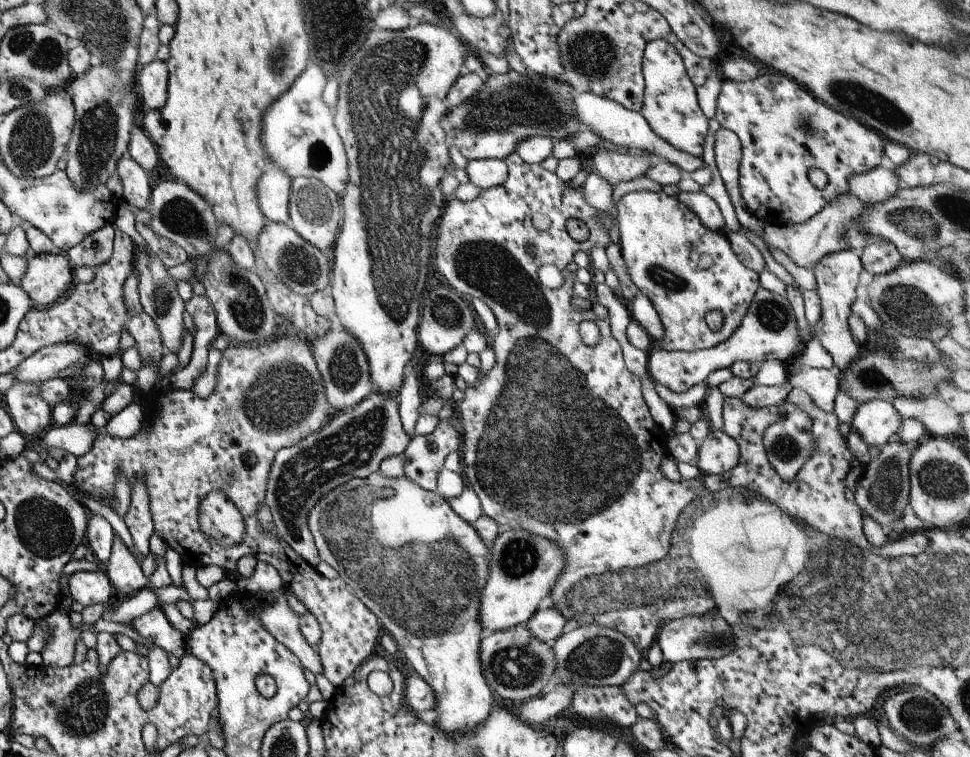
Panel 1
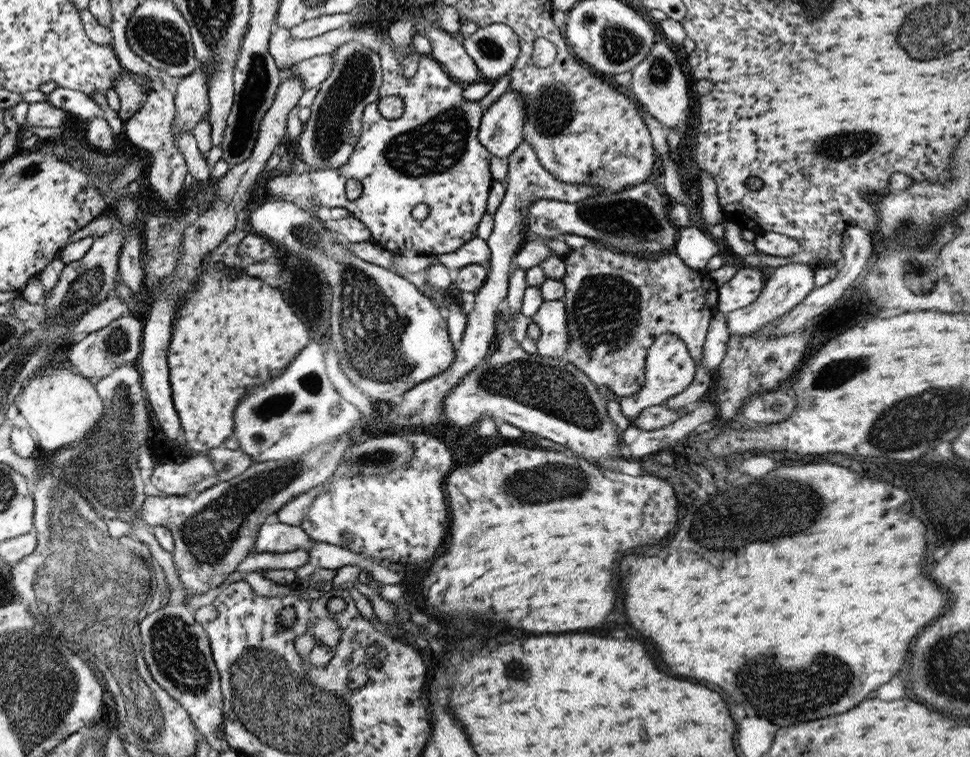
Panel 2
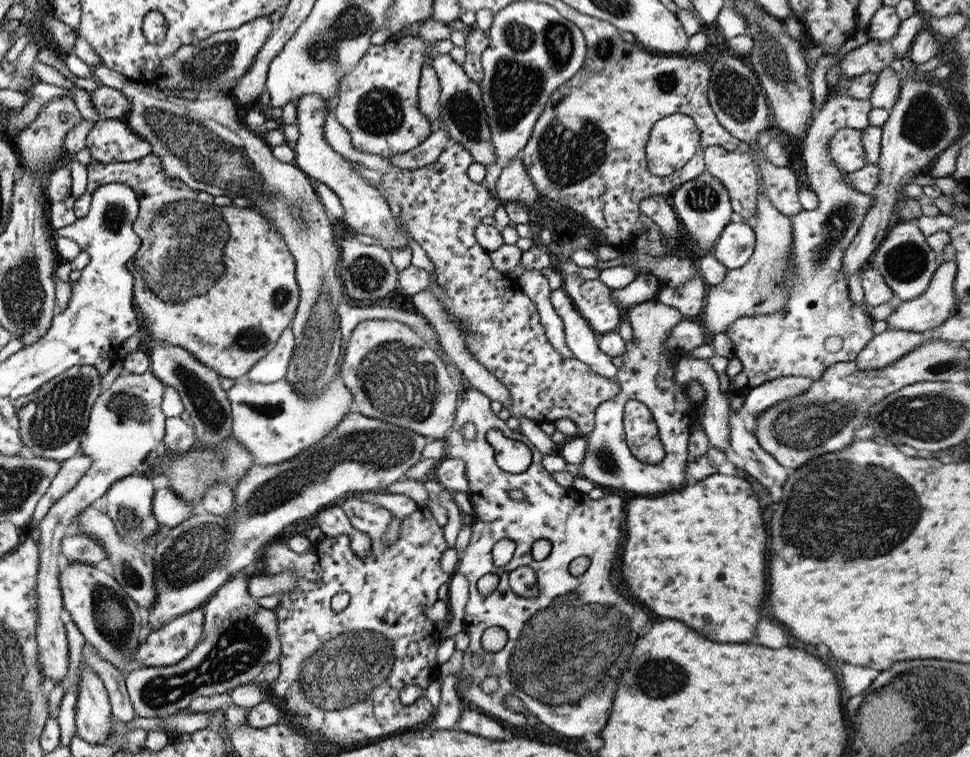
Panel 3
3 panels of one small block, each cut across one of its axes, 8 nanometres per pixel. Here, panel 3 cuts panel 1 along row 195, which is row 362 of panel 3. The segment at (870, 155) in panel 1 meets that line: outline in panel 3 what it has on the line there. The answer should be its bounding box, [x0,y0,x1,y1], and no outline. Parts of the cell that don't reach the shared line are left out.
[724,96,873,396]

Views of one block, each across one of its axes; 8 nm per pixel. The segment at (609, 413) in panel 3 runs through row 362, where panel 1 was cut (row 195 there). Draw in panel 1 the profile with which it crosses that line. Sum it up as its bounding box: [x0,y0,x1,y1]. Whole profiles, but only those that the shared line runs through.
[614,190,759,352]

